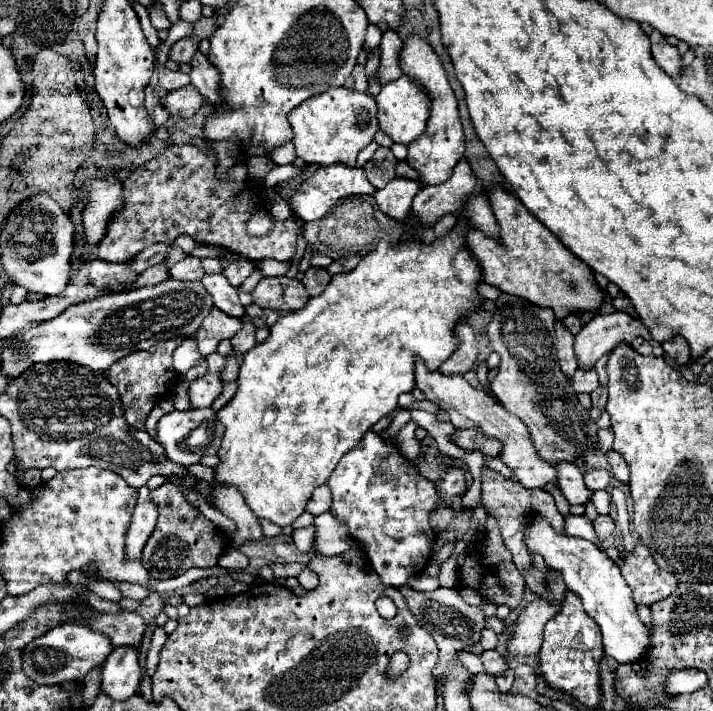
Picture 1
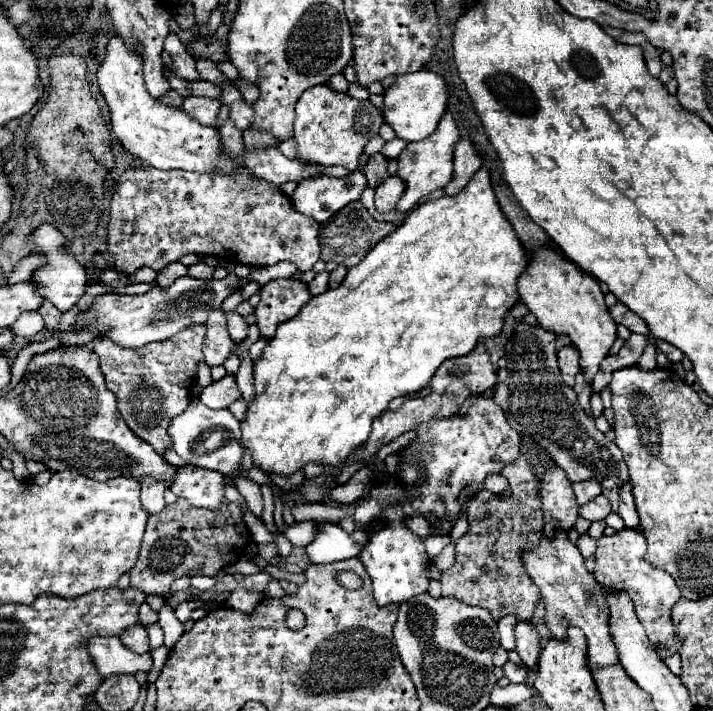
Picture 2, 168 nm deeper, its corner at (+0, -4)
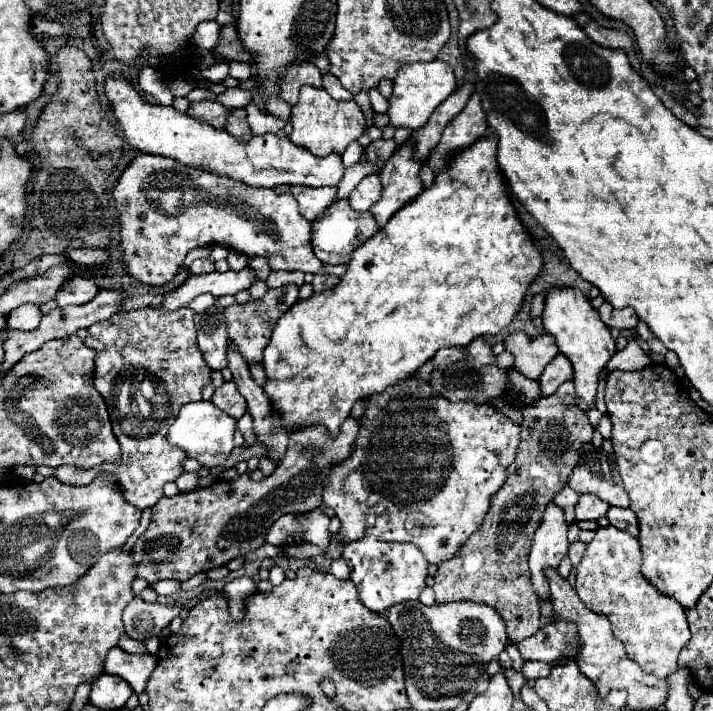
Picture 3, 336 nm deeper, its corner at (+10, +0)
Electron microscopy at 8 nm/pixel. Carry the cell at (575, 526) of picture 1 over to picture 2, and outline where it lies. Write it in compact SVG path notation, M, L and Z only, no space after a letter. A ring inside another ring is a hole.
M583 534L577 542L577 548L581 550L581 556L587 560L595 554L595 548L597 548L597 540L593 540L589 534Z

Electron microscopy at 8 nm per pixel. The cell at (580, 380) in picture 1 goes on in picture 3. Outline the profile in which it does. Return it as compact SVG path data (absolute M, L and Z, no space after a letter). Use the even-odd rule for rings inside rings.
M567 380L559 386L559 390L553 396L547 396L543 402L539 400L531 408L523 412L521 422L521 442L515 454L515 460L507 468L507 480L505 484L493 494L491 506L485 514L483 524L477 528L477 532L467 540L465 546L459 548L459 552L451 558L439 564L439 572L435 574L435 602L457 602L457 600L471 600L479 604L487 604L499 612L499 616L505 620L507 636L513 644L521 642L527 636L533 636L539 626L539 596L533 590L531 584L531 572L527 566L527 558L531 552L533 532L537 530L537 524L541 522L545 504L553 500L553 496L561 490L561 484L567 484L569 472L577 464L577 450L581 444L591 442L593 428L587 418L587 414L575 404L575 390L573 382ZM555 400L555 402L553 402ZM541 422L547 424L545 434L541 436Z

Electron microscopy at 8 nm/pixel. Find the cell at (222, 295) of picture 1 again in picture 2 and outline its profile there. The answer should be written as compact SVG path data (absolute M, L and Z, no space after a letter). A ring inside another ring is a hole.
M227 312L227 322L229 322L229 336L233 344L241 344L247 338L247 322L243 316L237 312Z

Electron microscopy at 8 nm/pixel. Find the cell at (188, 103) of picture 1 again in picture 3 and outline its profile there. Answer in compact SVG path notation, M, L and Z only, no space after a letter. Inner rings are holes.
M199 100L199 102L191 102L187 108L189 116L197 116L197 120L205 120L209 124L213 124L215 128L223 128L229 110L215 102L215 100Z

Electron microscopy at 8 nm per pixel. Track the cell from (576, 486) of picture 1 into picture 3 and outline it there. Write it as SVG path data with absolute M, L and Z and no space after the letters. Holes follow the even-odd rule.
M583 494L577 502L575 508L575 516L577 520L599 520L601 516L605 516L609 510L609 504L605 504L603 500L597 500L597 496L593 494Z

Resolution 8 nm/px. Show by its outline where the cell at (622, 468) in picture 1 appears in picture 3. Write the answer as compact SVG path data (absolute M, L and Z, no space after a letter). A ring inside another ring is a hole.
M611 506L609 512L607 512L607 518L613 526L621 528L621 530L627 530L629 534L637 536L639 528L637 528L637 520L635 520L635 512L631 508L617 508L617 506Z

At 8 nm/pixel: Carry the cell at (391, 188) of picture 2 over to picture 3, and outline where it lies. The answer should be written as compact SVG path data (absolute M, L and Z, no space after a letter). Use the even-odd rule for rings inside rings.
M377 174L365 176L365 180L361 180L359 186L349 196L353 210L357 212L369 210L377 200L381 200L381 192L383 192L383 186L381 186L379 176Z

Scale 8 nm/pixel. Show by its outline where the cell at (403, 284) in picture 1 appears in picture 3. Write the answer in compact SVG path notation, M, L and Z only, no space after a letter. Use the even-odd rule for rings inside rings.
M481 138L481 140L477 140L475 148L469 148L469 152L461 152L461 156L457 156L457 160L453 160L453 168L449 168L449 172L441 172L441 176L435 178L431 188L423 190L415 200L411 200L401 210L397 210L395 216L373 238L369 238L363 246L359 246L351 254L351 262L347 264L347 272L341 276L341 282L337 286L323 290L323 292L313 292L313 296L295 302L289 308L289 312L285 312L279 318L279 322L273 328L271 340L269 340L267 348L263 350L263 368L267 374L267 382L263 384L263 390L269 396L273 416L277 416L281 420L281 424L287 432L293 432L293 430L299 430L305 426L323 424L327 428L327 434L331 438L337 438L341 432L341 424L351 414L351 408L357 400L361 400L369 394L383 392L389 386L397 384L399 380L413 376L427 360L431 360L435 356L437 350L449 348L449 346L465 346L479 336L495 336L503 328L507 328L507 324L513 320L517 310L521 308L521 302L523 302L523 296L525 296L529 284L541 272L541 252L539 252L537 244L529 238L529 234L523 230L523 224L519 222L515 208L509 202L505 182L503 182L501 172L497 168L495 152L497 152L495 138Z

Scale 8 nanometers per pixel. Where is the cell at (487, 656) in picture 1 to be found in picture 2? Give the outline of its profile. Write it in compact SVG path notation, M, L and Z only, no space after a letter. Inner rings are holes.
M507 662L505 666L503 666L503 672L505 672L505 676L511 680L511 682L525 682L525 678L527 678L527 668L525 666L519 666L519 664L513 664L513 662Z

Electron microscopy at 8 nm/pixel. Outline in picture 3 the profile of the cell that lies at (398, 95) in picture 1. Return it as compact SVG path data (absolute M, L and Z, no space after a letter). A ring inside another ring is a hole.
M425 62L425 64L407 64L399 68L395 80L393 80L393 94L391 94L391 106L387 110L389 122L395 128L407 128L407 130L419 130L427 124L431 114L439 104L443 104L455 90L455 74L453 70L441 62Z

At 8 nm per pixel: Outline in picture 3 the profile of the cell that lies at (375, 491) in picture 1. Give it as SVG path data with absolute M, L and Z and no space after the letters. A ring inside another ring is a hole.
M361 538L349 542L341 554L351 570L351 580L359 590L361 602L373 610L383 612L389 606L405 600L417 600L425 588L429 562L415 544L409 542L381 542L375 538Z

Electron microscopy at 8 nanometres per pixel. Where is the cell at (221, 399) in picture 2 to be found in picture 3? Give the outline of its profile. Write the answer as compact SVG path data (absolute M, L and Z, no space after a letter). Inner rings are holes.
M231 380L225 382L221 388L215 390L211 402L213 402L219 410L227 412L229 416L235 416L237 420L239 420L239 418L243 416L243 412L245 412L245 398L237 392L237 386L235 386Z

